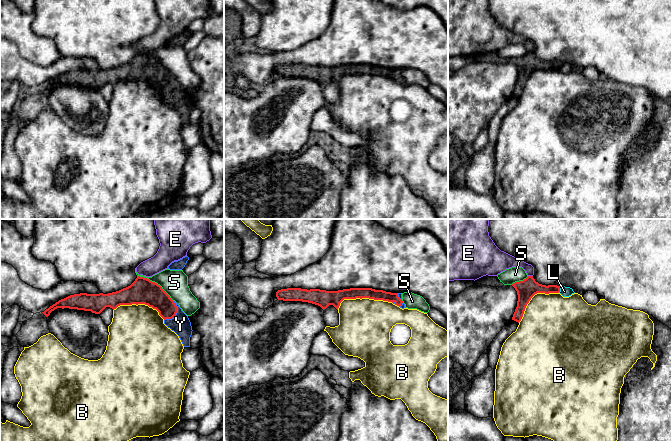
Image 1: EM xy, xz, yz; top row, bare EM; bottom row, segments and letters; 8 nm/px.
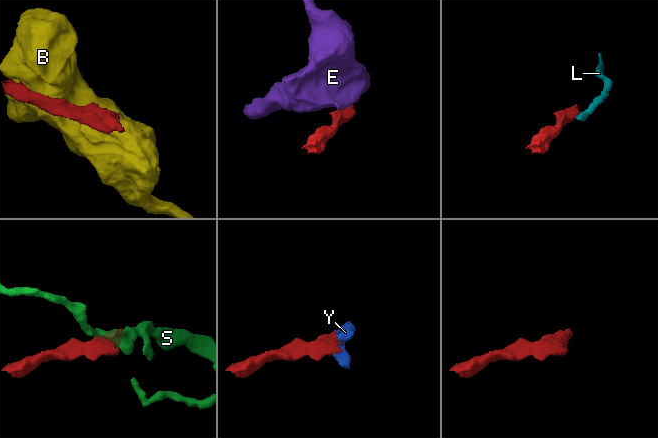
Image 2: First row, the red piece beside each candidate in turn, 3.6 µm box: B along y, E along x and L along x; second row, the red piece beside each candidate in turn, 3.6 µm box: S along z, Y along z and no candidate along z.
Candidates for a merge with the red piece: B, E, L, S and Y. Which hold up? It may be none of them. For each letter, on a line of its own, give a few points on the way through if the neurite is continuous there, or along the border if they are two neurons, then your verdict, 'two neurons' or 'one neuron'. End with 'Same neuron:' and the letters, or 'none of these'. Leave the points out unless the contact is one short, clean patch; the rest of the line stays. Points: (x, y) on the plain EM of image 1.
B: two neurons
E: along yz (528, 51), (532, 52) | two neurons
L: along yz (561, 63), (558, 68) | two neurons
S: two neurons
Y: one neuron
Same neuron: Y

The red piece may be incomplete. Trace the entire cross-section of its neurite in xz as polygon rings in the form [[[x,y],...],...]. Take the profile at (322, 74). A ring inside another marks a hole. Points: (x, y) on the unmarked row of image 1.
[[[287,64],[276,68],[278,76],[283,77],[302,77],[320,82],[323,86],[329,81],[333,81],[337,86],[344,75],[369,74],[374,76],[383,76],[404,85],[405,80],[402,77],[401,69],[391,69],[372,64],[350,64],[338,67],[326,67],[320,65],[301,65]]]

